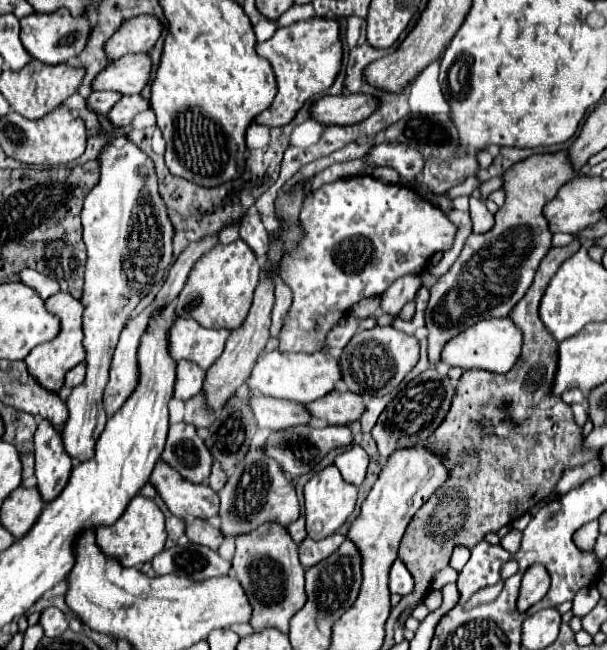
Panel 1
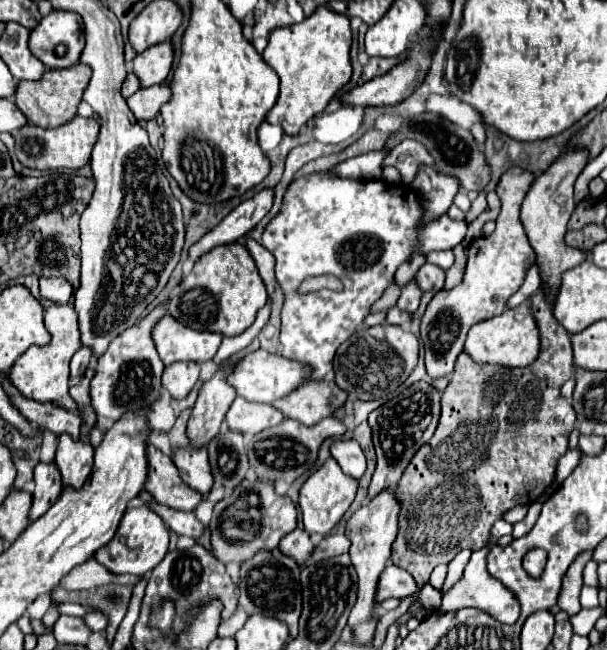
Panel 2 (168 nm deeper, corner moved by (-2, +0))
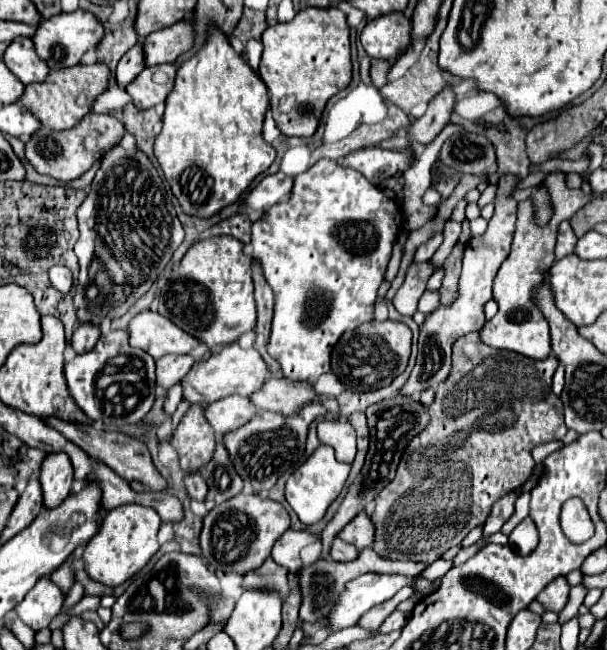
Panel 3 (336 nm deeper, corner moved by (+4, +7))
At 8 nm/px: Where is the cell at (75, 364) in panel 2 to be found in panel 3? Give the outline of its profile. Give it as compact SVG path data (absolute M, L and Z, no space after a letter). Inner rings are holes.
M79 325L73 333L73 349L75 353L87 353L95 347L101 337L101 329L97 325Z

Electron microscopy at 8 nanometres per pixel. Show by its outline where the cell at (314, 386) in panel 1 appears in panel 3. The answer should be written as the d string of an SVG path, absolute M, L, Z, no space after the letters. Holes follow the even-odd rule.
M231 343L231 345L225 345L217 353L211 353L209 359L195 363L191 367L191 371L187 373L187 377L183 377L183 381L179 381L179 385L183 387L183 399L185 401L189 401L191 405L193 403L207 405L207 403L213 403L213 401L229 397L229 395L249 397L251 393L261 389L267 375L269 375L269 369L263 363L261 355L253 347L241 349L237 343Z

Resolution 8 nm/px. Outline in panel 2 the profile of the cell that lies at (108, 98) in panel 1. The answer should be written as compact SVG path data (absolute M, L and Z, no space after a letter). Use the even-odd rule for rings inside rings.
M127 74L127 78L125 78L125 82L123 82L123 86L121 86L121 94L125 96L125 98L129 98L131 94L135 94L139 90L139 80L135 78L135 74Z

